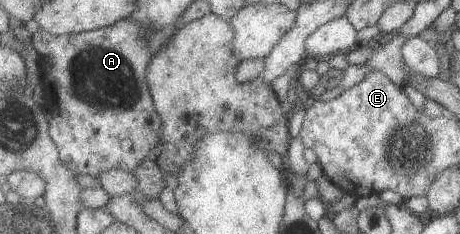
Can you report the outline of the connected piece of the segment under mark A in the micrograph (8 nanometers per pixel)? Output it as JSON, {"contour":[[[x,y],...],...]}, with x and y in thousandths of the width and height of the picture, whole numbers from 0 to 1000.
{"contour":[[[276,77],[250,107],[174,145],[120,154],[89,120],[74,145],[72,179],[78,205],[85,209],[85,226],[93,235],[93,286],[98,286],[98,303],[102,303],[102,372],[115,372],[111,397],[120,397],[117,415],[111,410],[100,423],[100,457],[115,491],[109,513],[113,534],[113,581],[117,598],[126,607],[137,688],[146,701],[146,714],[150,714],[152,726],[161,726],[163,739],[211,756],[246,722],[293,735],[320,688],[324,654],[328,654],[337,628],[343,632],[343,620],[350,611],[357,564],[357,509],[352,483],[339,453],[335,397],[330,393],[330,372],[322,333],[324,291],[337,239],[335,218],[322,188],[324,137],[326,128],[320,128],[317,115],[302,94]]]}

